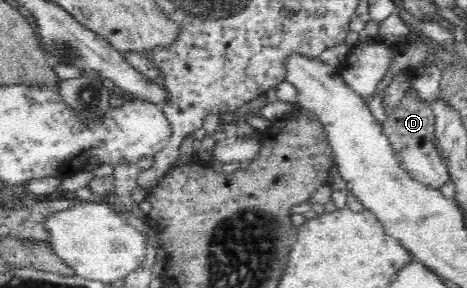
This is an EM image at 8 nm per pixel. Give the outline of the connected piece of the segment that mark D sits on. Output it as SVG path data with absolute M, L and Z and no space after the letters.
M406 92L403 99L386 112L383 133L389 138L400 166L409 174L409 177L434 189L448 184L450 173L446 170L444 160L434 143L436 117L432 106Z

